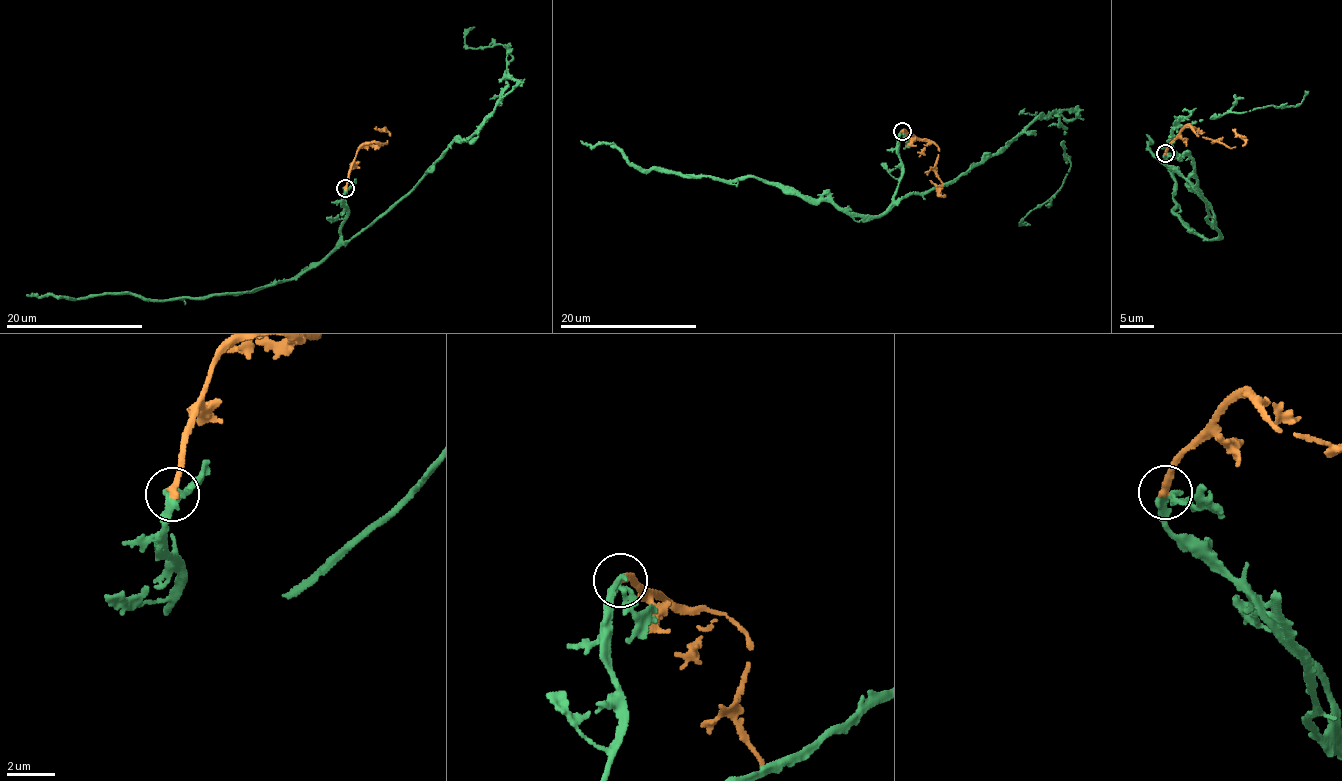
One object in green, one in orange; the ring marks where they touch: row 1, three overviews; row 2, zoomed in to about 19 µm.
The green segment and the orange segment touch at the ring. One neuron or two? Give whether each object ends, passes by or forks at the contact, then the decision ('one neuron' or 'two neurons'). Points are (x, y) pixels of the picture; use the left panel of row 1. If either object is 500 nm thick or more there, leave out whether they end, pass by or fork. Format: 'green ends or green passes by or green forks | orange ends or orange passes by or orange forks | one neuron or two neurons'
green passes by | orange ends | one neuron

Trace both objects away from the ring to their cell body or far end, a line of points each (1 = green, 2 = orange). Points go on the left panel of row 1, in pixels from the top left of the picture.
1: (346, 188), (344, 242), (500, 100), (512, 56), (499, 44), (468, 46), (475, 26)
2: (346, 188), (356, 152), (365, 143), (387, 142), (387, 132), (373, 129)

